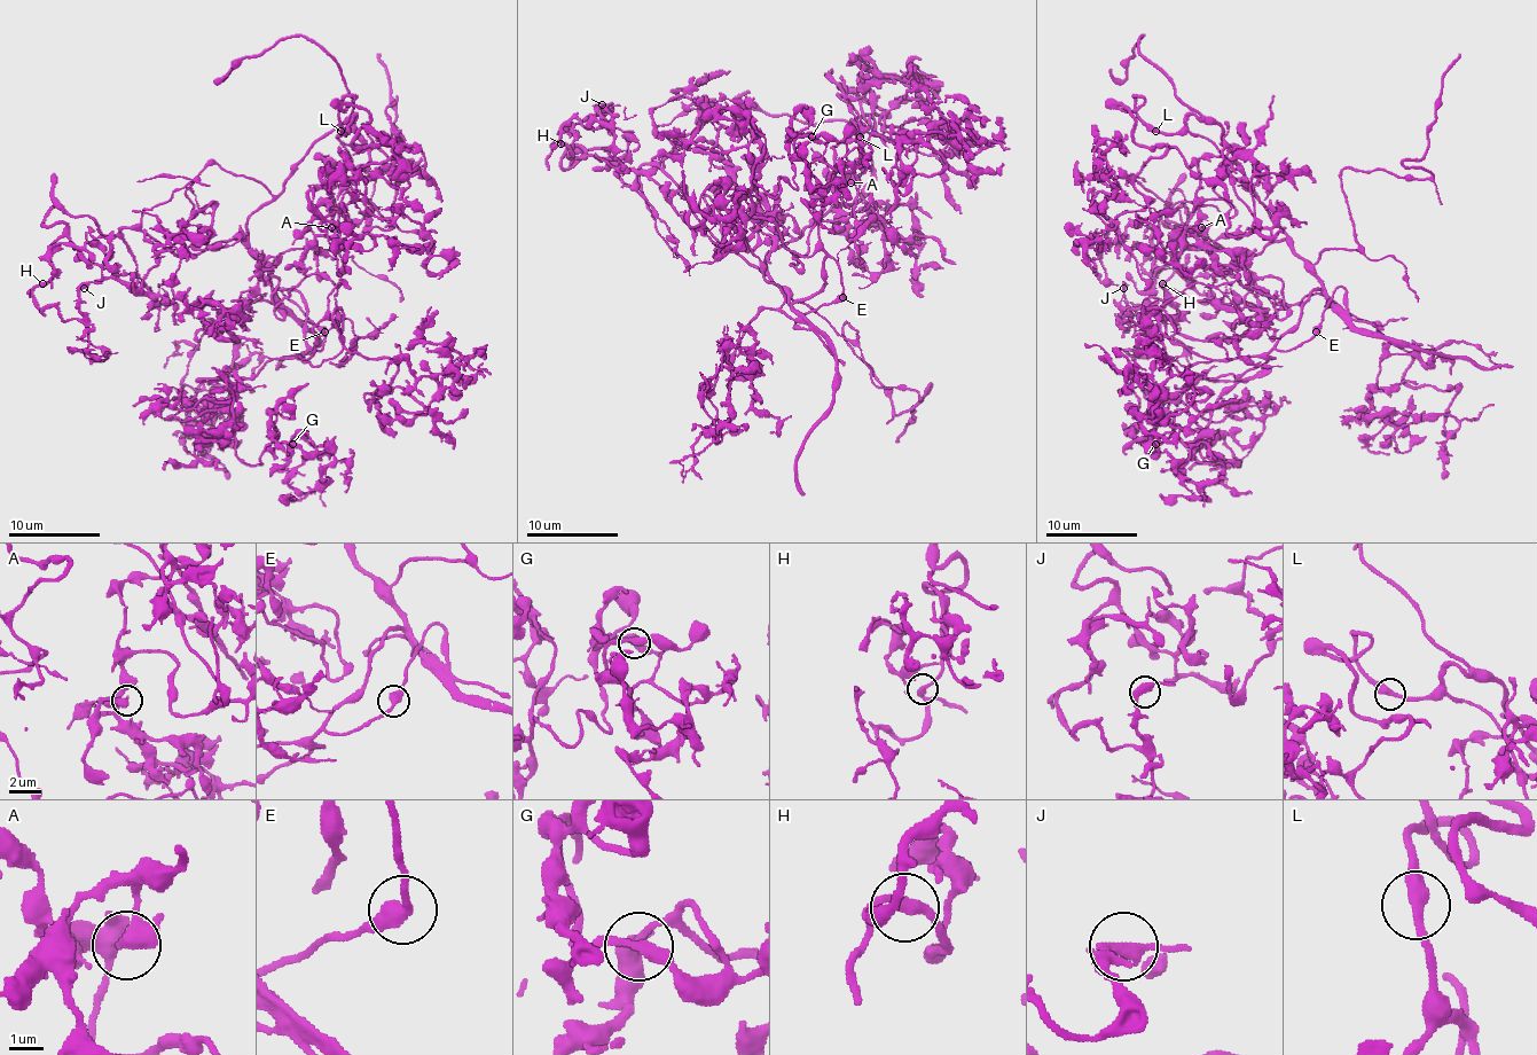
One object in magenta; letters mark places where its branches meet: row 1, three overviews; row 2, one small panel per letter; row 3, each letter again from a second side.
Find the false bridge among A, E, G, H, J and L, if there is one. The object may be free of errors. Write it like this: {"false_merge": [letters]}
{"false_merge": []}

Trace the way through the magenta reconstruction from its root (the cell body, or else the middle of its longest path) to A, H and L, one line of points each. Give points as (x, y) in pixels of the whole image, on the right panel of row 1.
A: (1314, 290), (1268, 352), (1192, 354), (1160, 311), (1243, 272), (1238, 255), (1185, 236), (1201, 227)
H: (1314, 290), (1284, 239), (1233, 255), (1167, 220), (1183, 206), (1162, 283)
L: (1314, 290), (1320, 288), (1316, 272), (1252, 188), (1220, 126), (1190, 115), (1174, 133), (1155, 131)

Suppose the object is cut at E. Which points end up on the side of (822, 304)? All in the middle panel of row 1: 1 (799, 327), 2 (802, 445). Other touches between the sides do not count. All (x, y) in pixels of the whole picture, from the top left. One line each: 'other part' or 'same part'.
1: same part
2: other part

